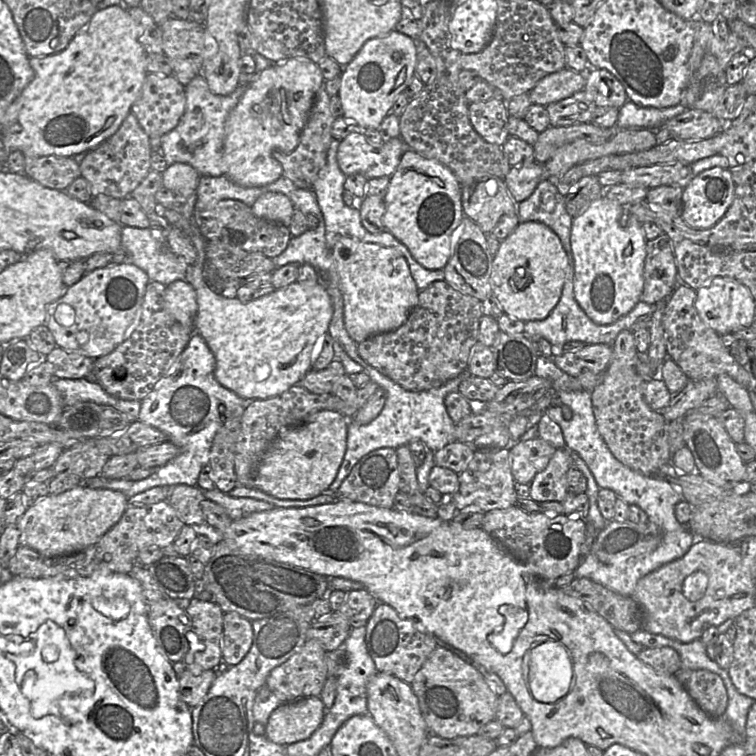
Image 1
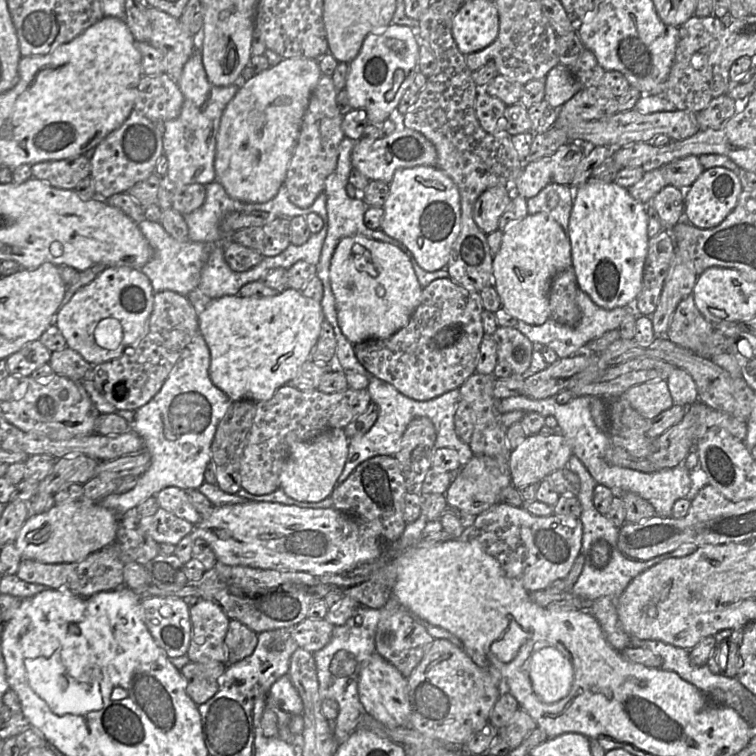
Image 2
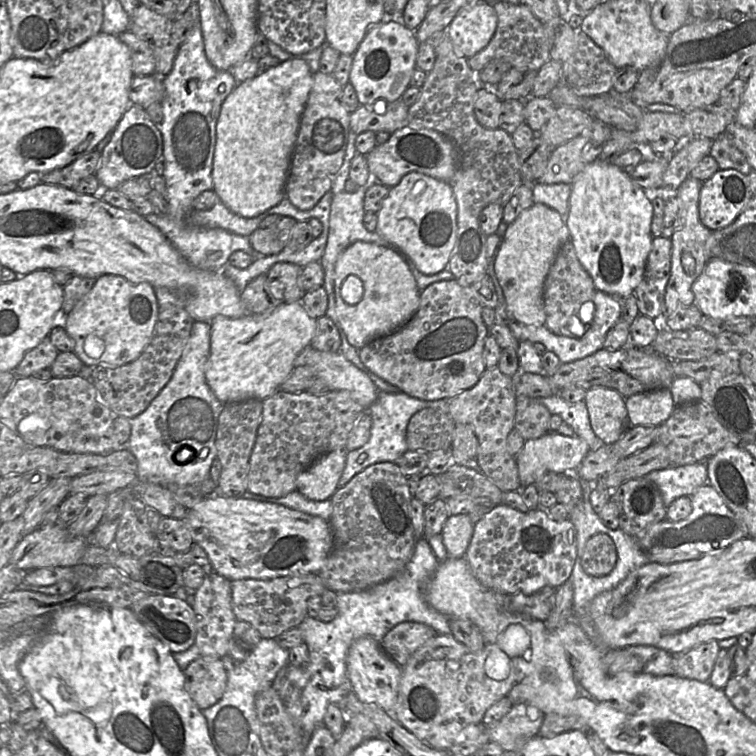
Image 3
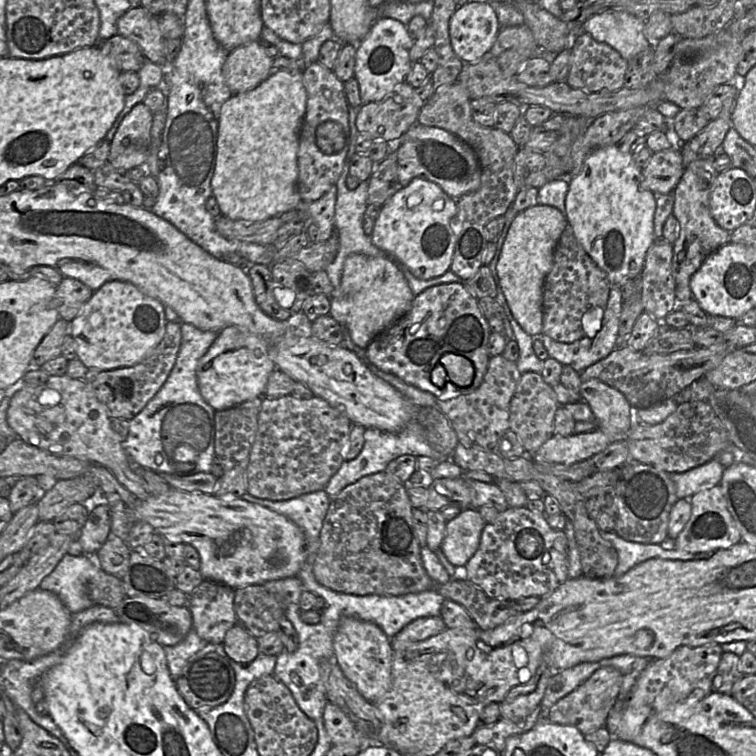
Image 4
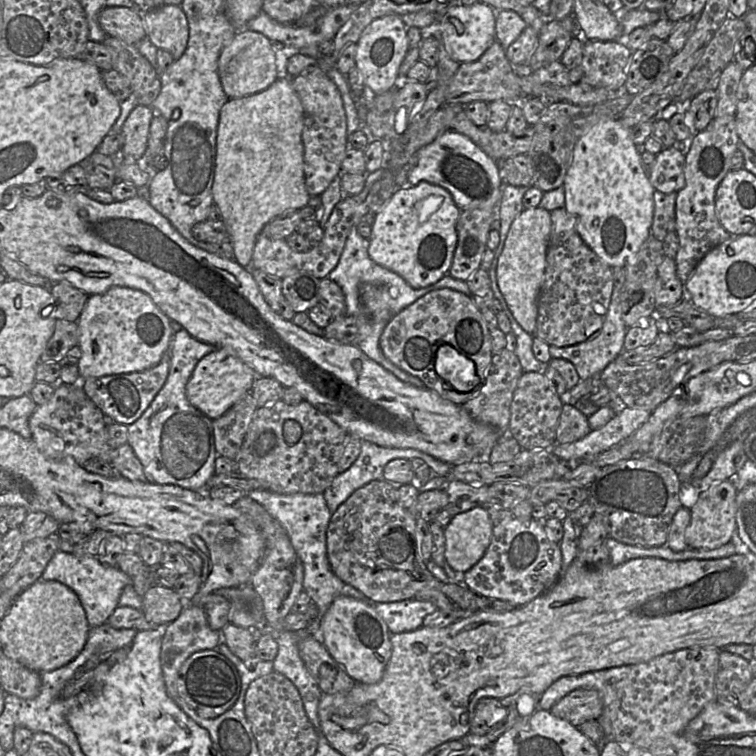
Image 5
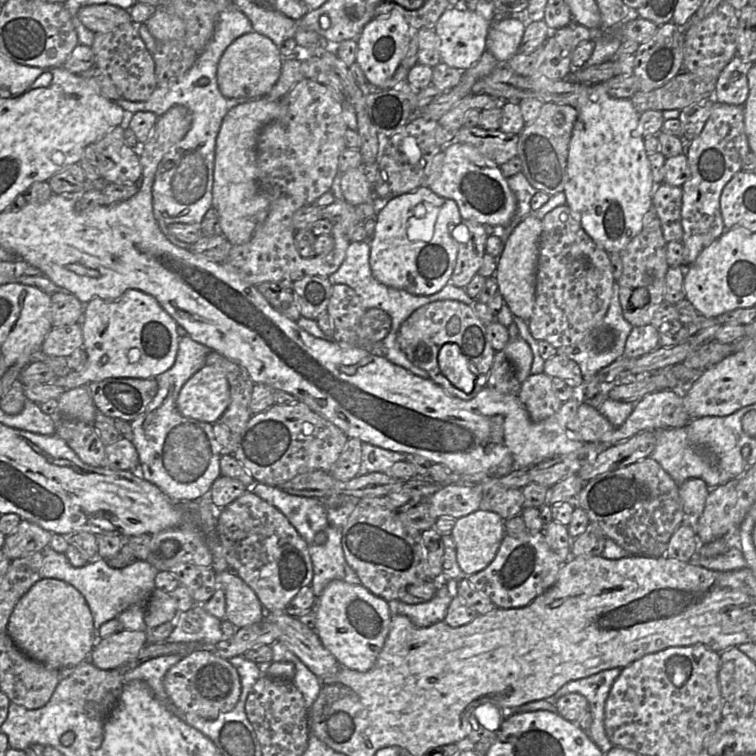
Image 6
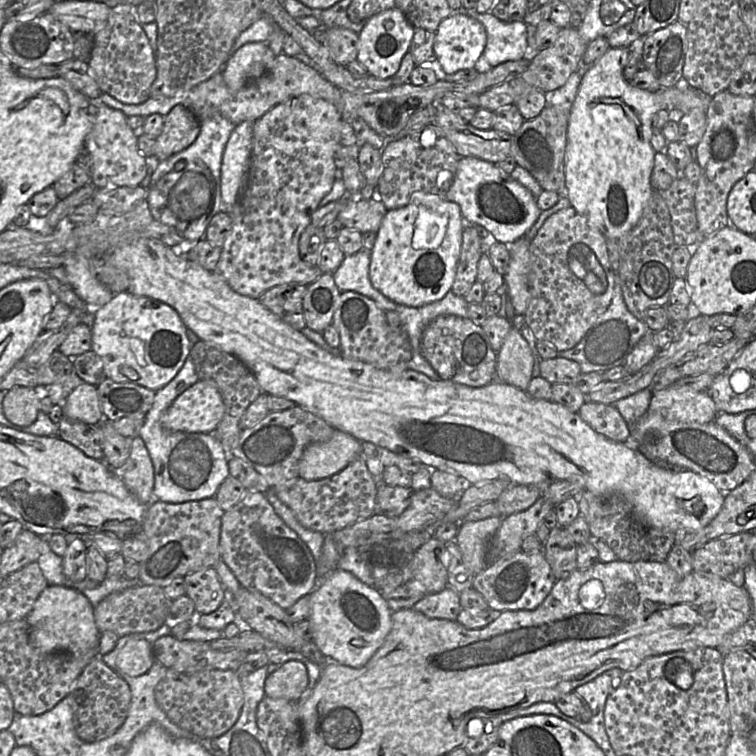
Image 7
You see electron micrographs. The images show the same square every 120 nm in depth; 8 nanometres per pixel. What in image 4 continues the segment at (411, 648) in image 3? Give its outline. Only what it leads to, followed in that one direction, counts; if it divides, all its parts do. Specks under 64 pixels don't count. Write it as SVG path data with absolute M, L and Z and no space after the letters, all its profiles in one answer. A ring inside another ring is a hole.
M440 616L421 617L408 625L390 639L393 651L402 650L413 642L423 641L446 629Z

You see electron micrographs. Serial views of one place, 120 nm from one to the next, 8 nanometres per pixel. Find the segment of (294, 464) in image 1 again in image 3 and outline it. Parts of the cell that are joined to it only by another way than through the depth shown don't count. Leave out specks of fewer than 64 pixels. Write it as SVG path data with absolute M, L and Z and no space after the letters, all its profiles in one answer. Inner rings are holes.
M342 448L321 456L297 476L296 490L312 501L329 500L338 489L346 455L346 449Z

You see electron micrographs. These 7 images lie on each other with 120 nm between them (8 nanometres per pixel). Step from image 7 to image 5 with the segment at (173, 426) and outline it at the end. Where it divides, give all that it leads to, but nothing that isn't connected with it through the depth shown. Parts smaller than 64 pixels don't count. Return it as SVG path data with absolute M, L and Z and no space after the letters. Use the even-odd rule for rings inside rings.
M217 348L196 365L186 385L186 397L192 406L211 420L216 420L252 390L255 379L253 370L236 355L227 349Z

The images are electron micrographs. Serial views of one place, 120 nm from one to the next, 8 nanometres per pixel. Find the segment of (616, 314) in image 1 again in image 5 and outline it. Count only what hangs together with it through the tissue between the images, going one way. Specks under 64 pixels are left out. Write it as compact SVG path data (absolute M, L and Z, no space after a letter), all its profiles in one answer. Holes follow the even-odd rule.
M619 119L600 120L577 142L565 181L565 209L576 218L576 230L586 245L610 267L625 267L650 235L654 187L641 162L630 129Z

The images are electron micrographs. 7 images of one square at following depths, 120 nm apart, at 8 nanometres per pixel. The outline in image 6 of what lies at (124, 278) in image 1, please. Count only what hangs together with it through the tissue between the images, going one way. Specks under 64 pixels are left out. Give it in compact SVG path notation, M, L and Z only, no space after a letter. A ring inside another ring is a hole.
M128 289L112 300L92 299L84 306L80 325L87 362L81 370L54 379L65 390L108 378L156 378L175 362L180 339L177 323L153 296L140 290Z

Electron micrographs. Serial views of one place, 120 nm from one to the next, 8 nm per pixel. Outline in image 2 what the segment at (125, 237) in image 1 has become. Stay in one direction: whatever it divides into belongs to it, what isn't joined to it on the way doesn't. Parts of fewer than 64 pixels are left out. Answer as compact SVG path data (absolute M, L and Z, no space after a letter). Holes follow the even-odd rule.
M142 220L140 223L137 223L138 228L140 229L141 233L144 235L144 237L146 238L146 240L148 241L149 245L151 246L152 250L153 250L153 255L152 258L140 269L140 271L145 274L152 286L153 292L154 293L158 293L158 292L162 292L162 291L173 291L175 293L178 293L182 296L186 296L192 292L193 290L195 290L196 288L198 288L199 283L200 283L200 277L201 277L201 272L202 269L204 267L204 265L206 264L210 253L211 253L211 245L222 245L222 244L210 244L210 243L202 243L202 242L192 242L192 241L187 241L187 242L179 242L176 239L174 239L172 236L170 236L162 227L162 225L160 223L157 222L151 222L148 220Z

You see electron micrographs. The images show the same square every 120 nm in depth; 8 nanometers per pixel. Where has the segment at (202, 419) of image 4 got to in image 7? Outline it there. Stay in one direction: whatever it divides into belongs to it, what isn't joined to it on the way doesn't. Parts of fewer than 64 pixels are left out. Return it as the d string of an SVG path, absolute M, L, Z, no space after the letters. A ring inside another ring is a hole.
M190 355L176 376L156 391L153 403L144 416L139 436L148 450L154 469L154 500L183 503L213 498L221 483L229 476L226 452L215 433L170 431L163 427L162 416L172 402L199 380Z

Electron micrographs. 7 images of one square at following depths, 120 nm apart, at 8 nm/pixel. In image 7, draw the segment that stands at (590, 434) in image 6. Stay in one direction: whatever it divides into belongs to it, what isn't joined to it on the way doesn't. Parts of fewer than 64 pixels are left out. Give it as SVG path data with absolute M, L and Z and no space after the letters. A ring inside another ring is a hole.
M586 401L577 413L594 431L612 441L623 443L629 437L629 427L614 404Z

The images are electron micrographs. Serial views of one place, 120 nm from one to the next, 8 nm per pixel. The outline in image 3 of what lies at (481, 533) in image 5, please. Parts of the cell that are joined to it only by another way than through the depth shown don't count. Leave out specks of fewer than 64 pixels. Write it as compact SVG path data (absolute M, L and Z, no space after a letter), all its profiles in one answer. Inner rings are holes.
M468 514L448 516L440 533L448 558L465 557L473 530L474 524Z

